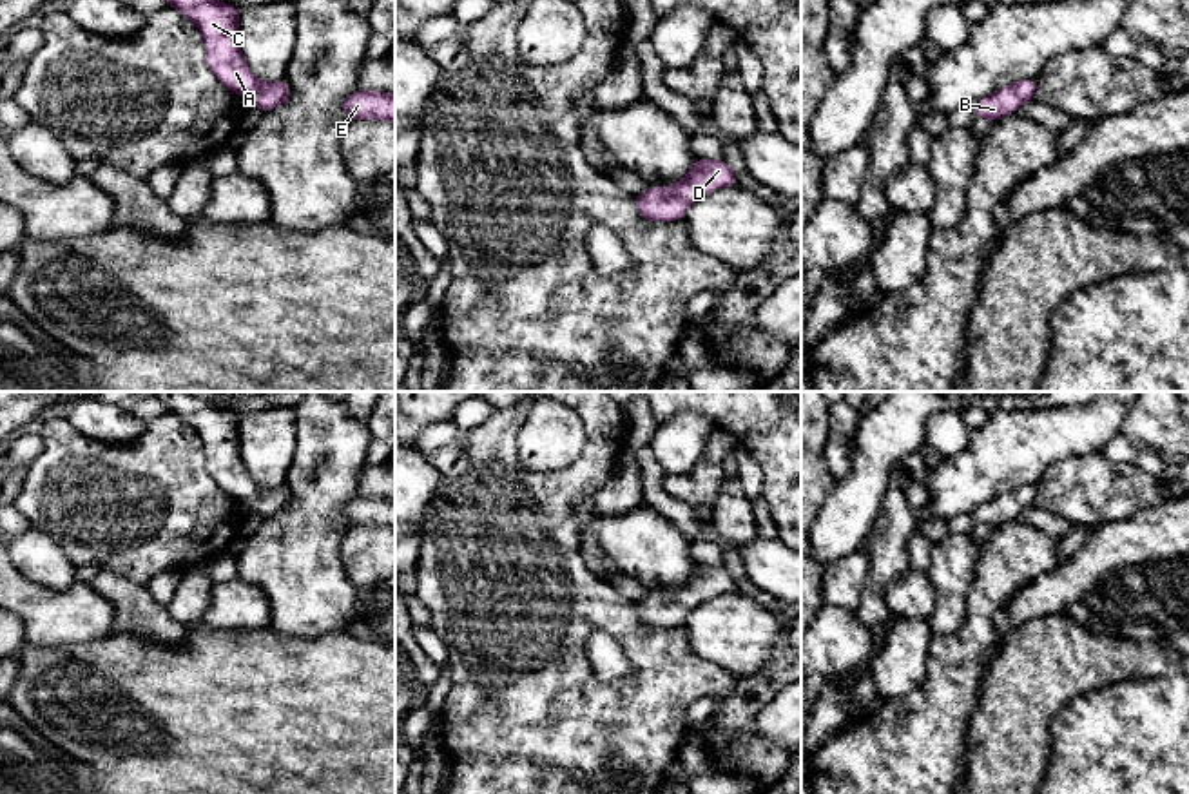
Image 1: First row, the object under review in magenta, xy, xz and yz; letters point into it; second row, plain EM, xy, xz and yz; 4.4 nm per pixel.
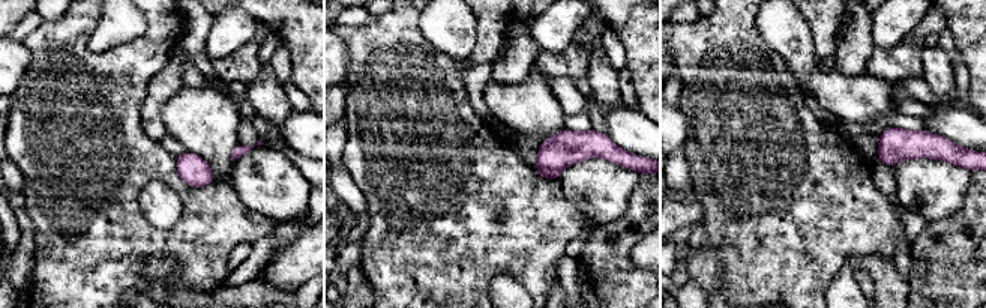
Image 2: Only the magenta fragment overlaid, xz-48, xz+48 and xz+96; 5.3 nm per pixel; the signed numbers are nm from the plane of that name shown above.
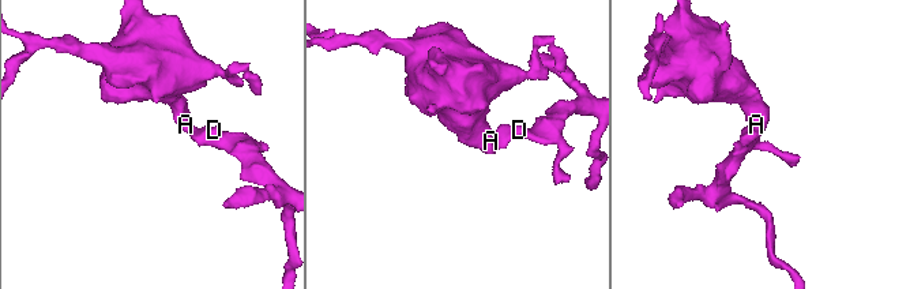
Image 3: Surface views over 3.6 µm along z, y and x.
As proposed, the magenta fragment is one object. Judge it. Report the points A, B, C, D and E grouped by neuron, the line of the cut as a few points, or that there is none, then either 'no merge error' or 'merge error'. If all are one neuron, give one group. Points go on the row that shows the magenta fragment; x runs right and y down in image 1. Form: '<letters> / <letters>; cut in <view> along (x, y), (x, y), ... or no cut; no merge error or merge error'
A B C D E; no cut; no merge error

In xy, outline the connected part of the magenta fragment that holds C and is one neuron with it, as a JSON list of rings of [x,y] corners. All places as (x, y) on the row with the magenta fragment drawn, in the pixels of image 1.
[[[165,0],[192,20],[205,42],[205,62],[218,80],[250,105],[268,112],[290,100],[290,83],[263,83],[248,69],[239,45],[239,9],[218,0]]]

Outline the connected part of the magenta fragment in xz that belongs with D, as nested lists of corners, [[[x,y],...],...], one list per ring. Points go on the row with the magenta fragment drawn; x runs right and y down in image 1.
[[[694,160],[678,185],[651,187],[633,199],[645,221],[680,221],[689,205],[720,187],[741,187],[741,183],[723,160]]]

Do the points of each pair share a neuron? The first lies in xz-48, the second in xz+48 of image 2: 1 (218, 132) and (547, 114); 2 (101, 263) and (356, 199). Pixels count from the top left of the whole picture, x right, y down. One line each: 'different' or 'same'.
1: same
2: different

